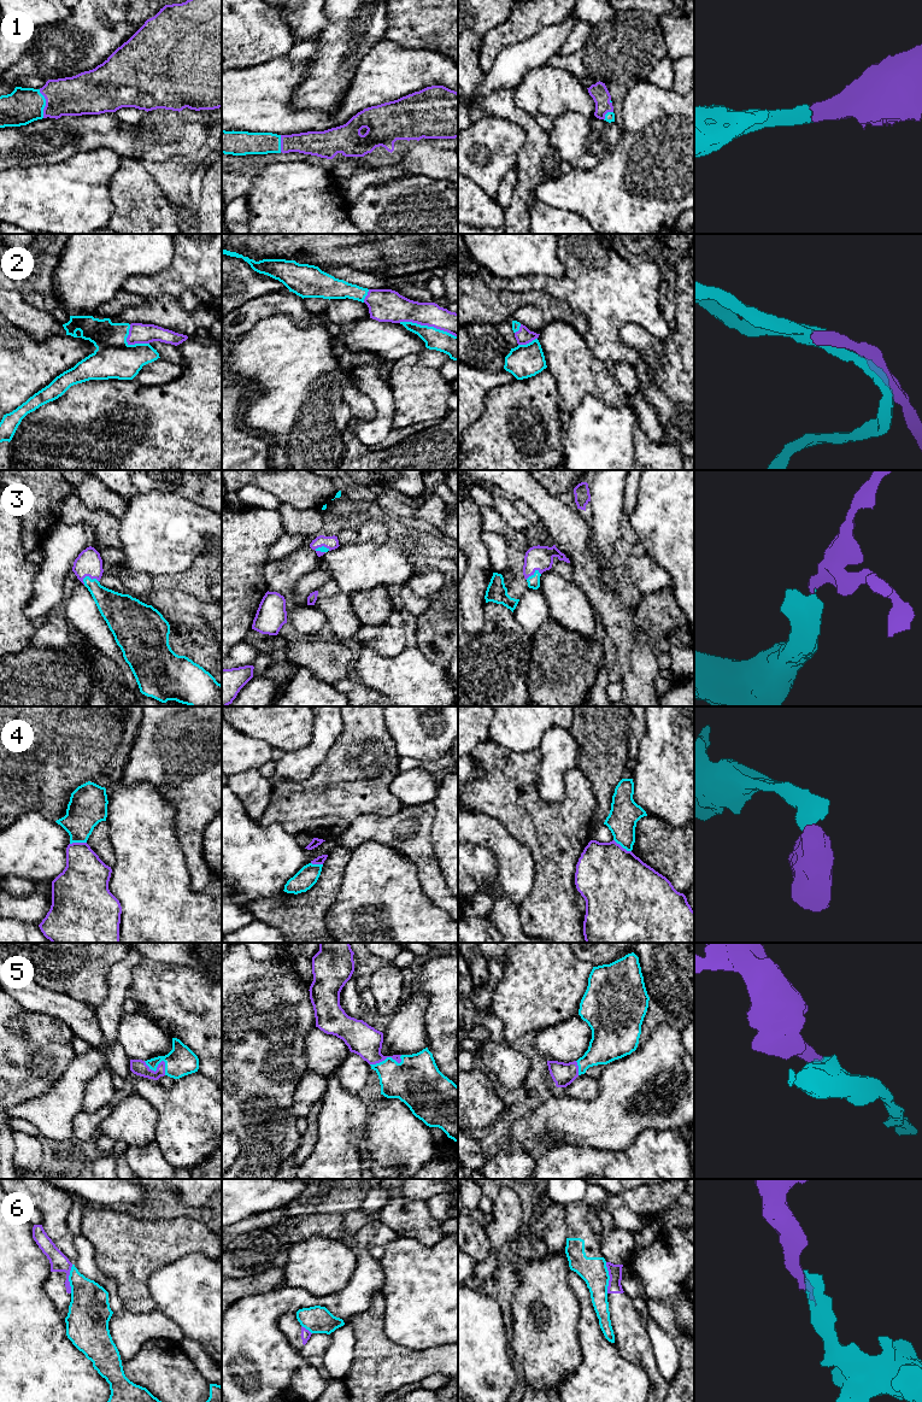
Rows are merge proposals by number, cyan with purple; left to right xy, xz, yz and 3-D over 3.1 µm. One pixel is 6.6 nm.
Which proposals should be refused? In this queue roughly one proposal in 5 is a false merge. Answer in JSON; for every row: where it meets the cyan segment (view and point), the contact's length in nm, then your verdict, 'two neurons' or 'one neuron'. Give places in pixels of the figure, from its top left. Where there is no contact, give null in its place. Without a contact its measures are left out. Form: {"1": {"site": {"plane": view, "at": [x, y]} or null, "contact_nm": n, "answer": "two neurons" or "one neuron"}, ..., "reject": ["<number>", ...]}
{"1": {"site": {"plane": "xy", "at": [45, 104]}, "contact_nm": 190, "answer": "one neuron"}, "2": {"site": {"plane": "xz", "at": [427, 326]}, "contact_nm": 400, "answer": "one neuron"}, "3": {"site": {"plane": "xy", "at": [89, 578]}, "contact_nm": 110, "answer": "one neuron"}, "4": {"site": {"plane": "yz", "at": [622, 846]}, "contact_nm": 150, "answer": "two neurons"}, "5": {"site": {"plane": "xy", "at": [159, 1062]}, "contact_nm": 180, "answer": "one neuron"}, "6": {"site": {"plane": "yz", "at": [609, 1278]}, "contact_nm": 200, "answer": "two neurons"}, "reject": ["4", "6"]}

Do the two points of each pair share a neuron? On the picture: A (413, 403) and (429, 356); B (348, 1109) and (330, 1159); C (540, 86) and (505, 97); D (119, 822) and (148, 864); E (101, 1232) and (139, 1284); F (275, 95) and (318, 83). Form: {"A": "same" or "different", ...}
{"A": "different", "B": "same", "C": "different", "D": "same", "E": "same", "F": "different"}

